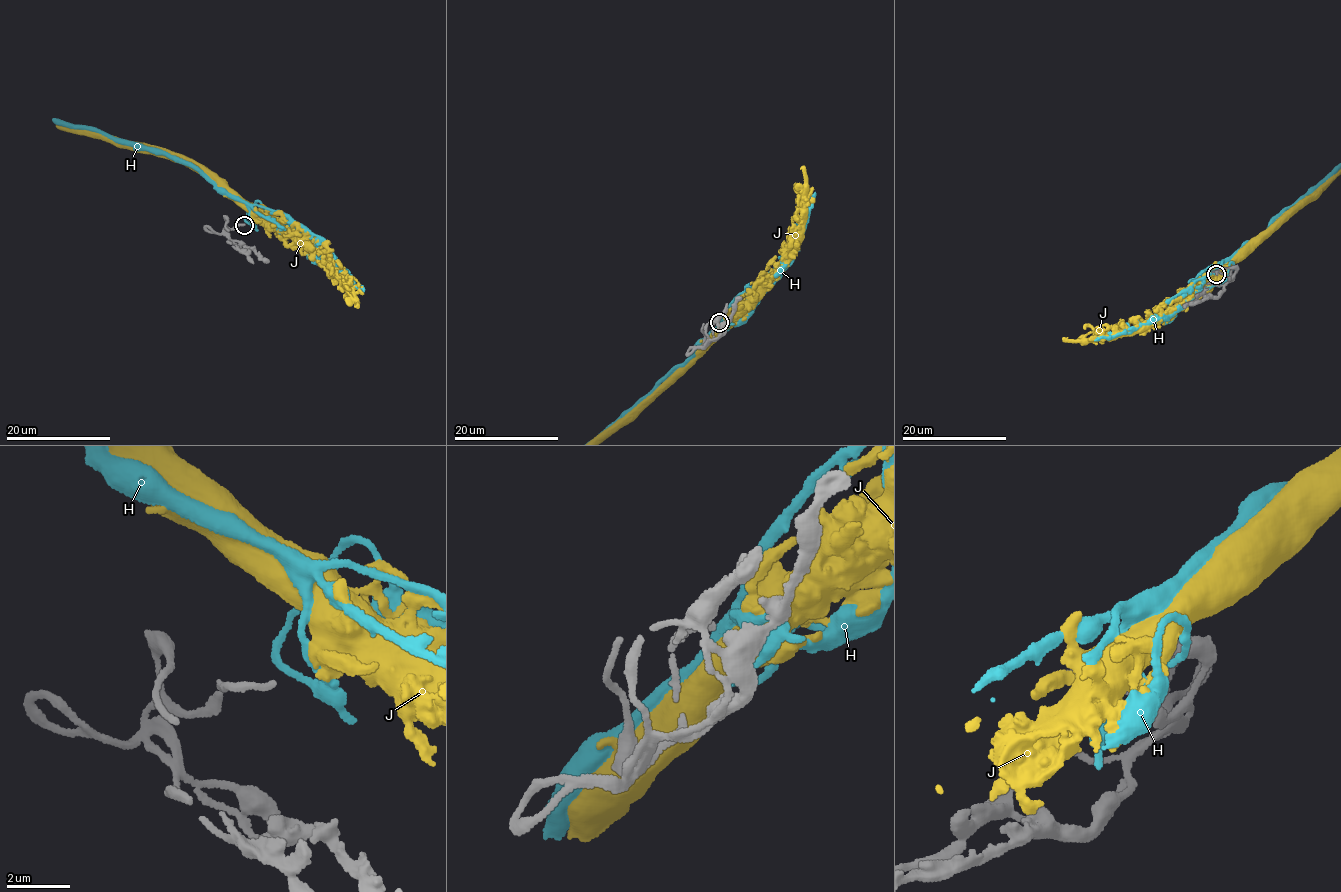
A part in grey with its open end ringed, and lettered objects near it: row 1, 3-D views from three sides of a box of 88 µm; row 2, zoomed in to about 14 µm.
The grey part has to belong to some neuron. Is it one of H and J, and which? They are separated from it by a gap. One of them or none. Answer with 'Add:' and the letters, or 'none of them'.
Add: none of them

